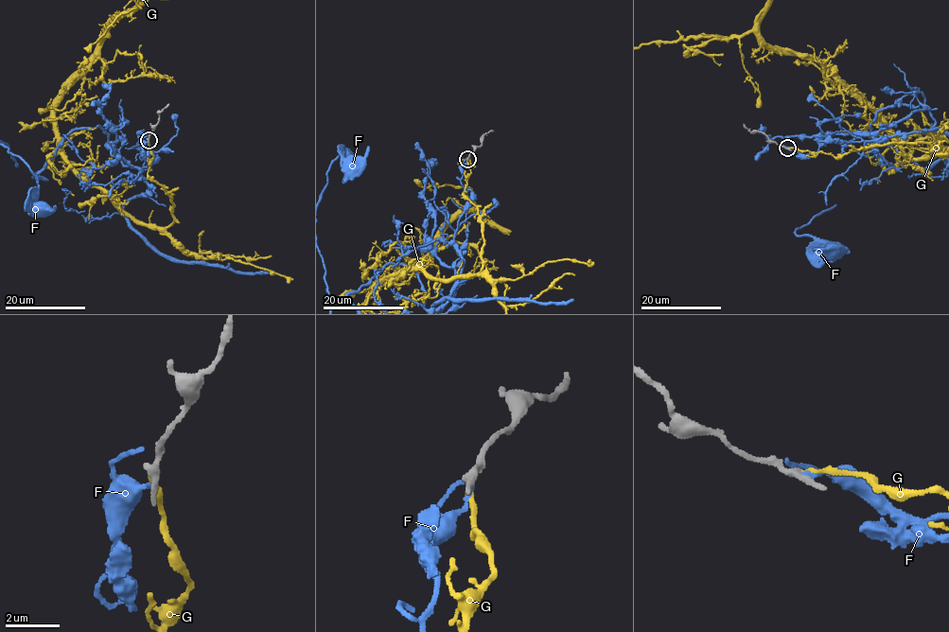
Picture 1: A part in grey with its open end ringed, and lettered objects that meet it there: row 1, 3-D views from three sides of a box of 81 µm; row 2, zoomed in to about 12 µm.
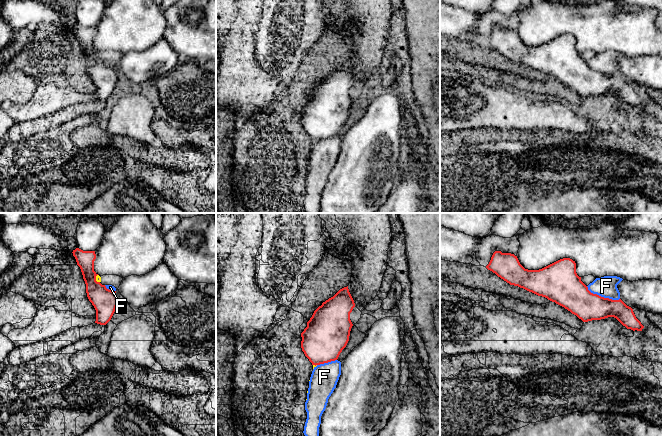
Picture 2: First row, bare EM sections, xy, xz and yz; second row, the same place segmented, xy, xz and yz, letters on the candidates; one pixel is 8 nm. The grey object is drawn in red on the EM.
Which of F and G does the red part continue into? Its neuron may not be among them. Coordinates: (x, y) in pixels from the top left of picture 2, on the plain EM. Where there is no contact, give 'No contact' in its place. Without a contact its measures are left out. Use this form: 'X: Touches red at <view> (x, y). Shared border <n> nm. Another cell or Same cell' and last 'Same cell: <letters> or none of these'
F: Touches red at yz (602, 73). Shared border 300 nm. Same cell
G: Touches red at xy (95, 55). Shared border 70 nm. Another cell
Same cell: F

